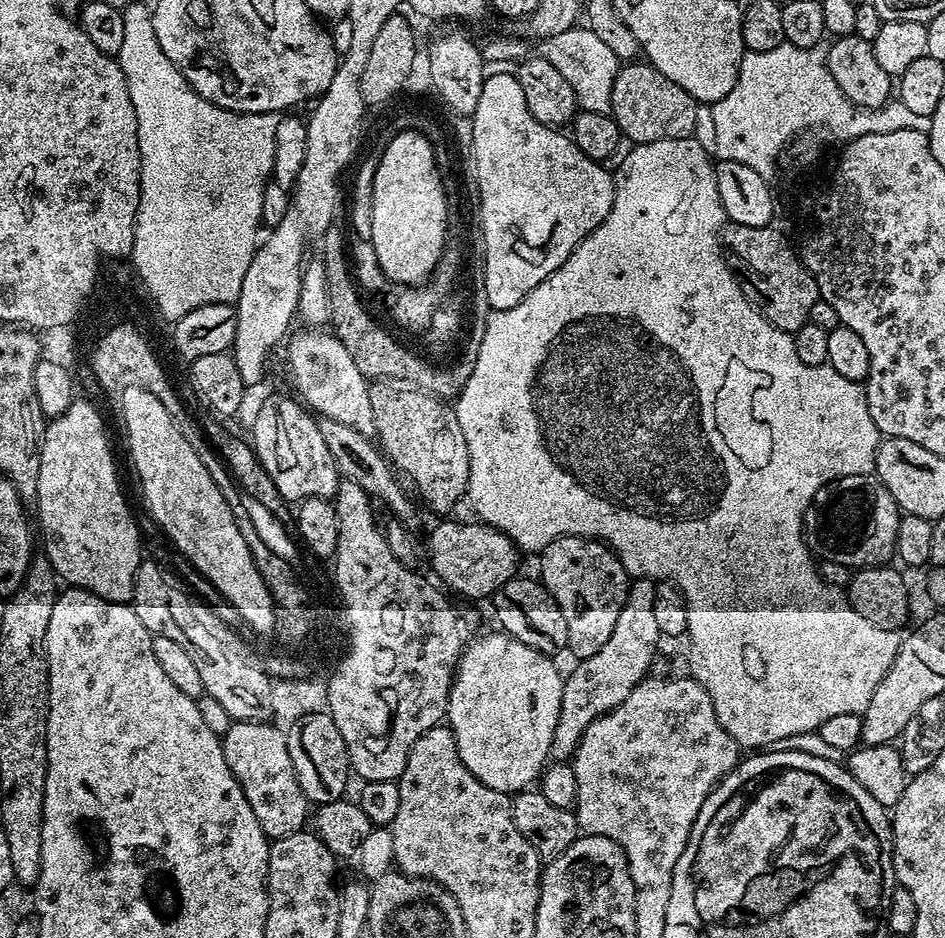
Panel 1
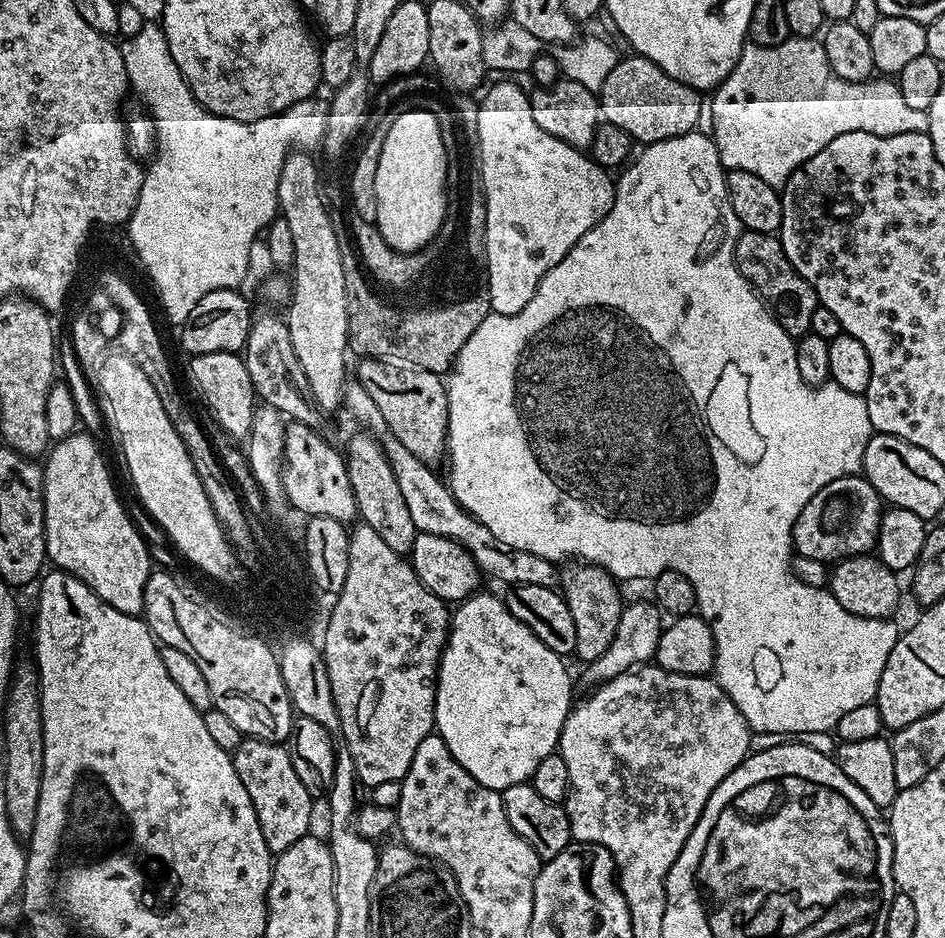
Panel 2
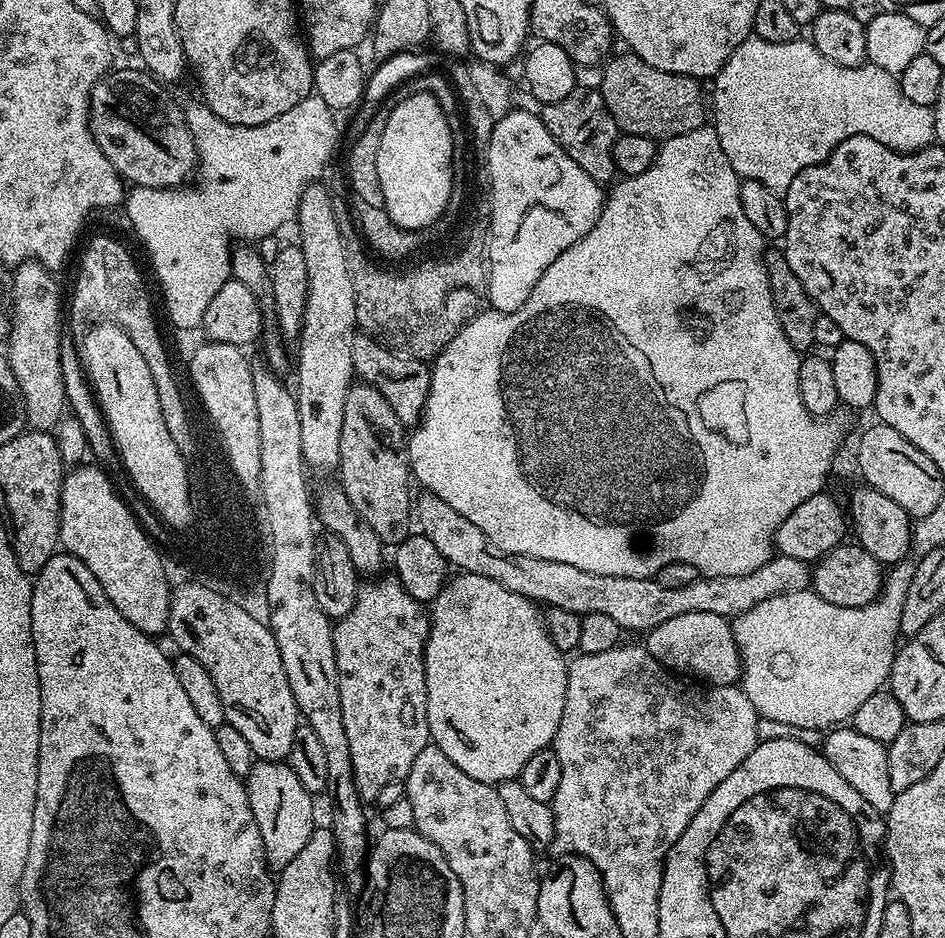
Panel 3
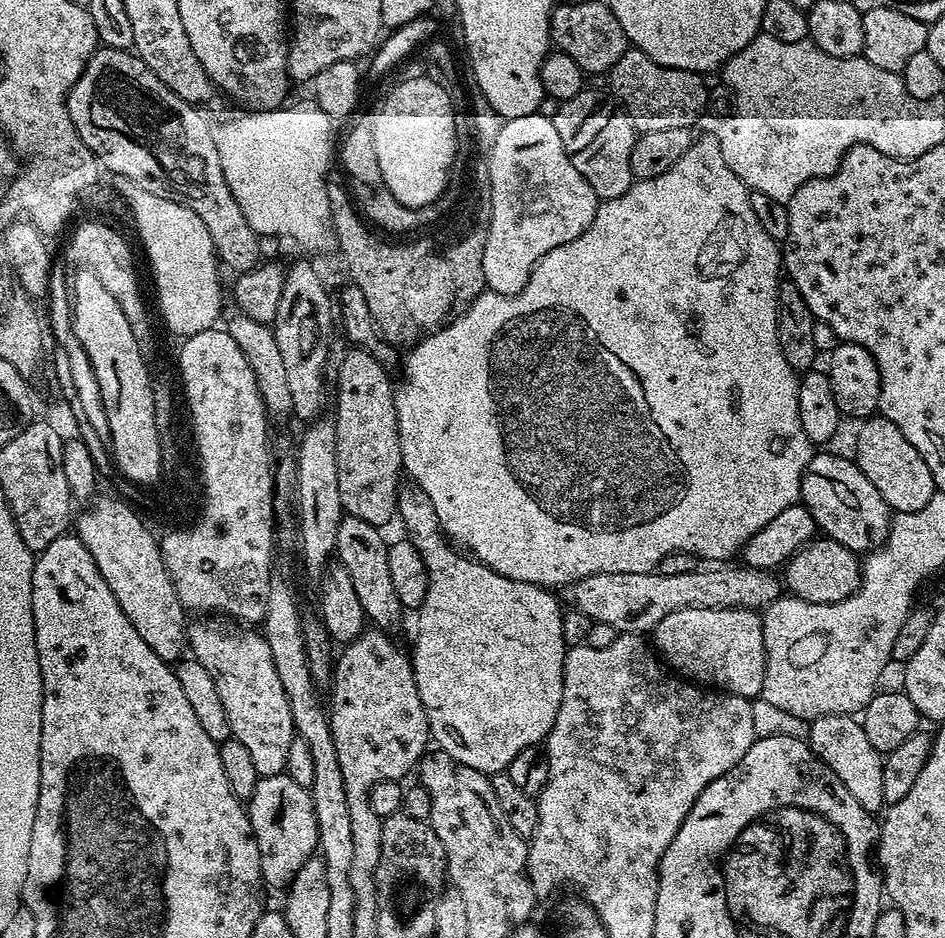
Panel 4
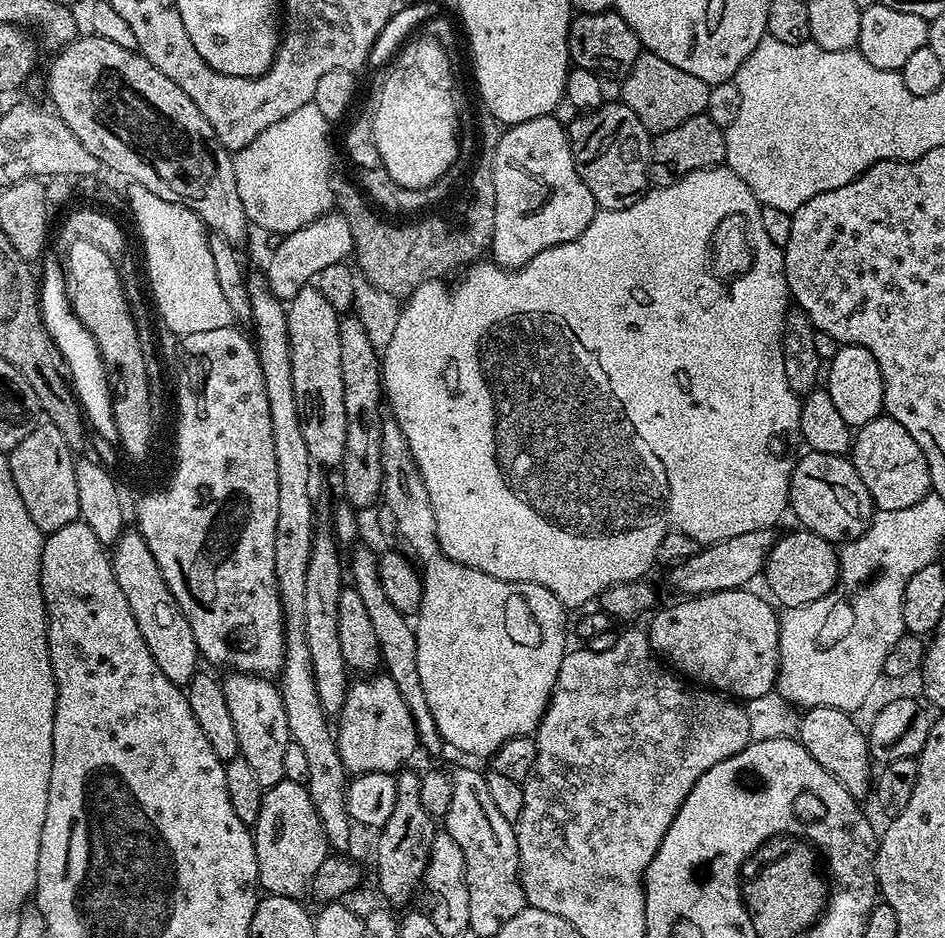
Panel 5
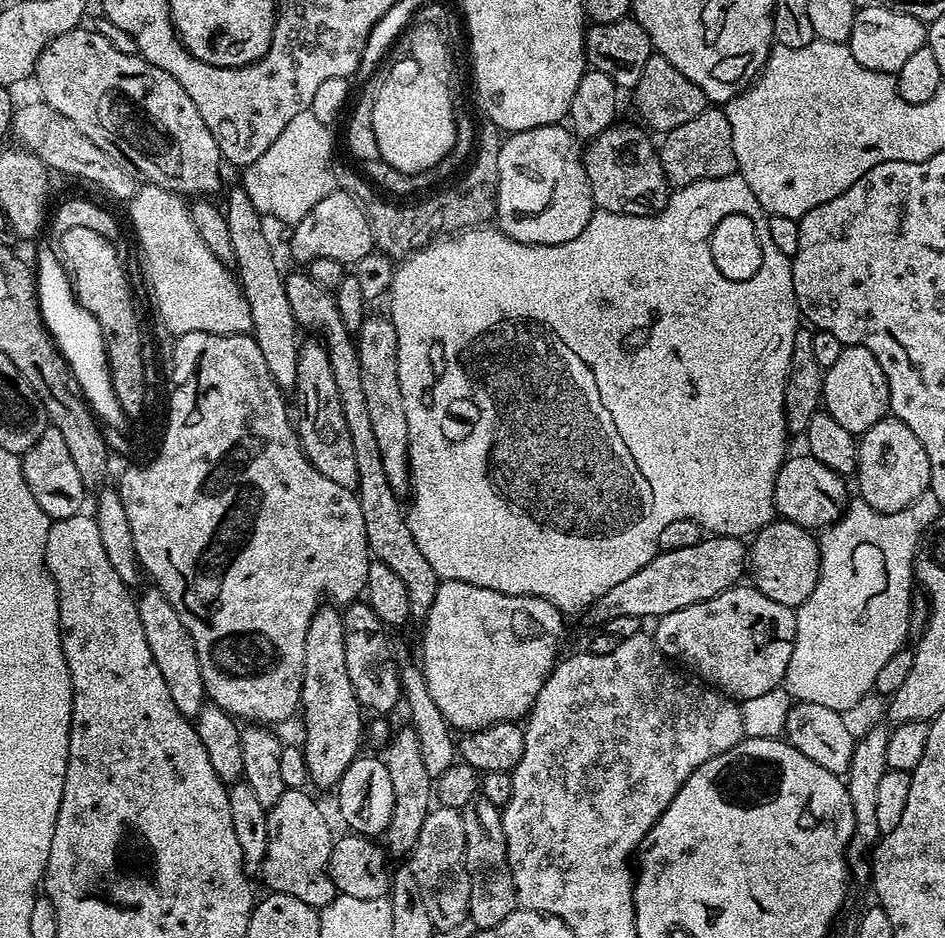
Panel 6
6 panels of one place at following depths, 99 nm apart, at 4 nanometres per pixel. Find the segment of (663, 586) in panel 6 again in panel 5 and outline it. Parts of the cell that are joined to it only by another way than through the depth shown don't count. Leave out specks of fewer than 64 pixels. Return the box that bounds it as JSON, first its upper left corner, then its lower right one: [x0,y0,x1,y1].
[667,528,778,597]

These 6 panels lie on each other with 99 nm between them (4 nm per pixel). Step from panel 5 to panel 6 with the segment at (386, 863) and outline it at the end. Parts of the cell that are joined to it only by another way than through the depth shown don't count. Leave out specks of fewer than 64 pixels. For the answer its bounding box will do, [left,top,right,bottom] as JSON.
[382,726,434,857]

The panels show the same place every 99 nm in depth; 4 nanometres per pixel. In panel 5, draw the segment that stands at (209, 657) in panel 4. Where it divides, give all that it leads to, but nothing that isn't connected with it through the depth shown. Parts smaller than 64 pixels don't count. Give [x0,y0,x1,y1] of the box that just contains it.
[222,672,292,788]

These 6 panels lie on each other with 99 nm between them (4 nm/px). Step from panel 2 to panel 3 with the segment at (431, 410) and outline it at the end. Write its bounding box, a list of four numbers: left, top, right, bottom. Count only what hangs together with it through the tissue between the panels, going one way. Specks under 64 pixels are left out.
[350,334,432,426]

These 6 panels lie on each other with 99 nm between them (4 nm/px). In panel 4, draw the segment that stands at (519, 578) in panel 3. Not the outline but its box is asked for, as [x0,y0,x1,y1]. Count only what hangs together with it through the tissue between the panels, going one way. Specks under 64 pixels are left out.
[568,566,782,634]

